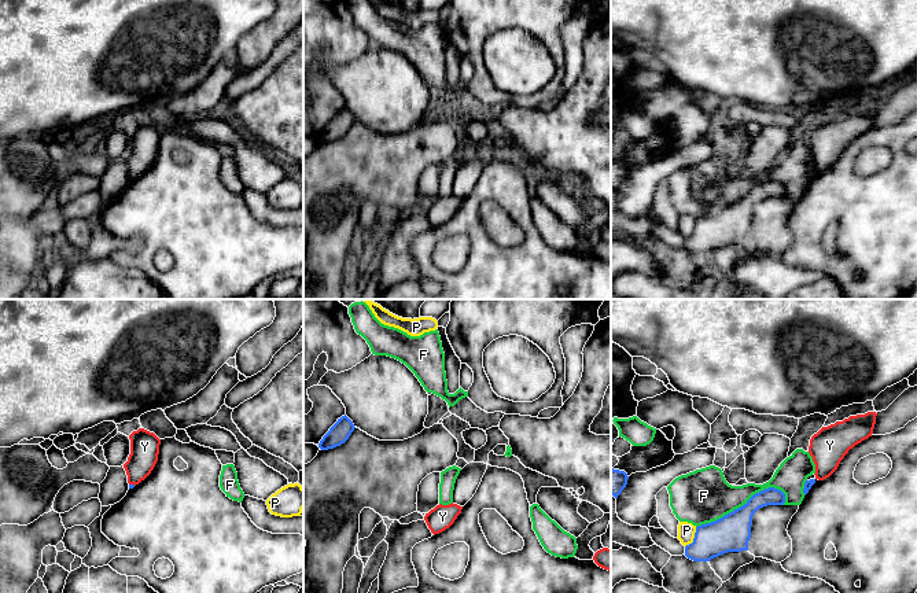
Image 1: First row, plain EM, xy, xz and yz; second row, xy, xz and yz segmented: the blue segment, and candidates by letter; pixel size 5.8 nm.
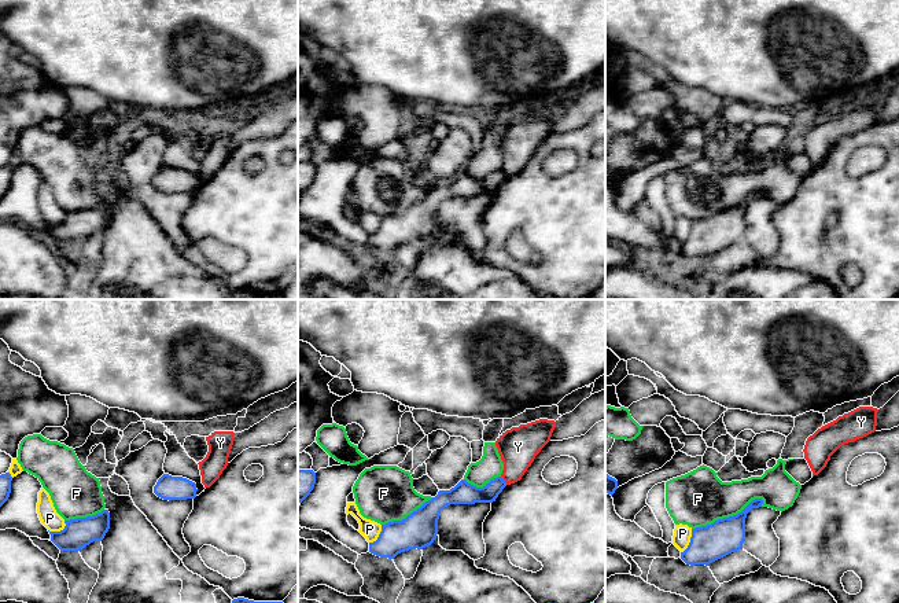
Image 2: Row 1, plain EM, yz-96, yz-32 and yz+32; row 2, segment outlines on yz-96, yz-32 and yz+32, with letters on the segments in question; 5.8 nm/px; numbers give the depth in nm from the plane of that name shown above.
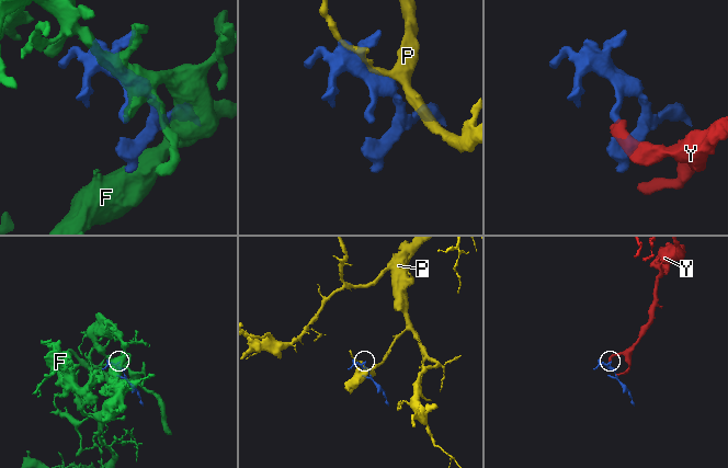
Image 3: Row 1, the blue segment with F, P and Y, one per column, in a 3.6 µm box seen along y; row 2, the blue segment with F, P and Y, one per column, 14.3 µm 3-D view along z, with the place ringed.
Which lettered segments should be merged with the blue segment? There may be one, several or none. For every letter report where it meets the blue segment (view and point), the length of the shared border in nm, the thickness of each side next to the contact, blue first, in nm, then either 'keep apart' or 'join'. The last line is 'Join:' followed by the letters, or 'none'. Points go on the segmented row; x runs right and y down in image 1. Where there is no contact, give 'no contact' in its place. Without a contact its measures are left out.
F: meets blue in yz at (740, 507); contact 550 nm long; 220 nm thick on the blue side, 320 nm on the other; keep apart
P: meets blue in yz at (693, 538); contact 140 nm long; 220 nm thick on the blue side, 100 nm on the other; keep apart
Y: meets blue in xy at (132, 485); contact 40 nm long; 30 nm thick on the blue side, 180 nm on the other; keep apart
Join: none

